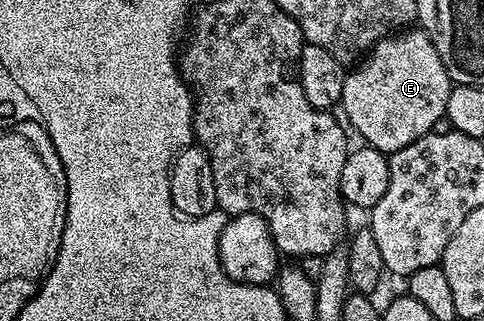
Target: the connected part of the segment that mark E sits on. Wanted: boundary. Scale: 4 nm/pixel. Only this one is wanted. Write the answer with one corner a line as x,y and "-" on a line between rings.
404,29
387,39
379,39
363,62
356,66
345,74
339,106
344,107
343,118
347,126
351,130
353,127
367,146
377,147
385,153
397,151
429,134
439,124
436,122
445,118
446,101
454,84
446,65
442,65
442,57
438,57
438,49
434,49
432,38
423,29

